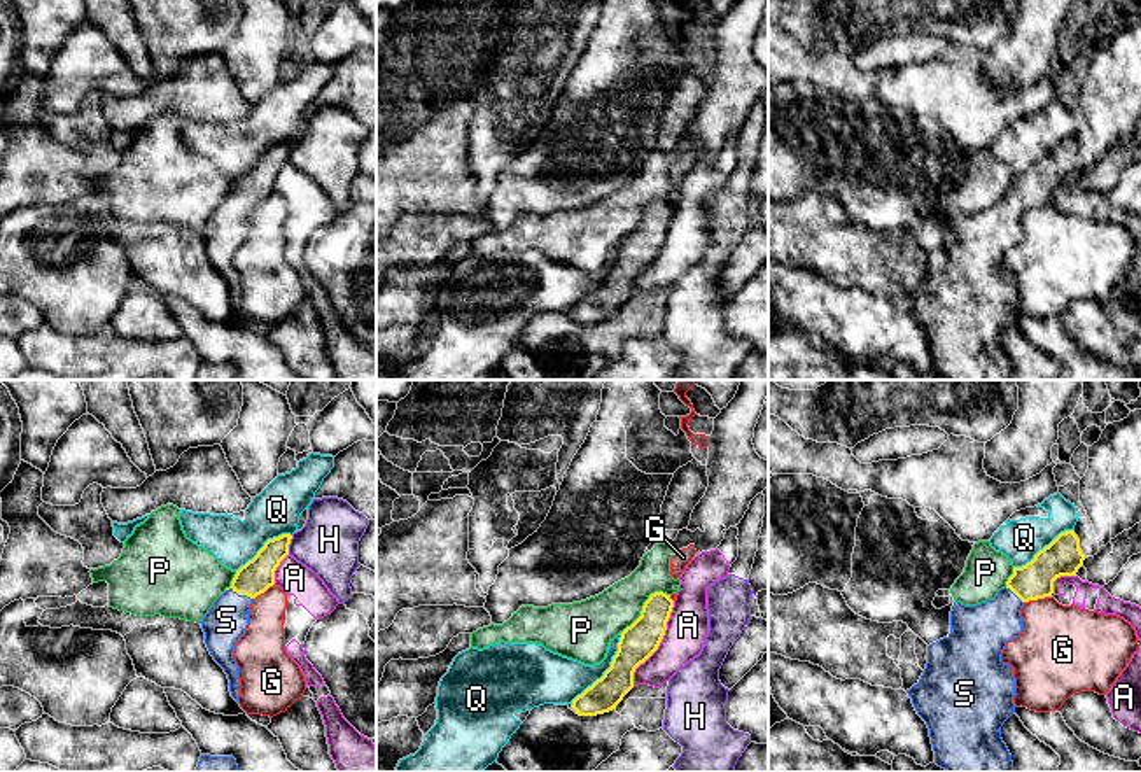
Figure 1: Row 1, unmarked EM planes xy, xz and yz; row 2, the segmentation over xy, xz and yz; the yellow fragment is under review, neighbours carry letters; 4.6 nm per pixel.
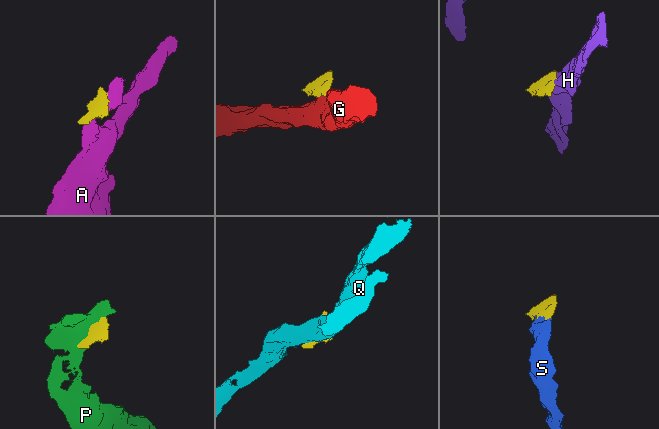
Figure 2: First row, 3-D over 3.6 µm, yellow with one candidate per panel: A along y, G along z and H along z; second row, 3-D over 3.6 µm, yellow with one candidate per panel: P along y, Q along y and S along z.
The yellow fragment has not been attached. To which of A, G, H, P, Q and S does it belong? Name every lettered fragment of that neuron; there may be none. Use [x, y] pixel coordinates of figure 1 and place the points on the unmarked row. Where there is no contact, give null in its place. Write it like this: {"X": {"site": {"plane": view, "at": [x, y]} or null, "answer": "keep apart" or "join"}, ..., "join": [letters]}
{"A": {"site": {"plane": "xz", "at": [660, 249]}, "answer": "keep apart"}, "G": {"site": {"plane": "yz", "at": [1036, 207]}, "answer": "keep apart"}, "H": {"site": {"plane": "xy", "at": [289, 151]}, "answer": "keep apart"}, "P": {"site": {"plane": "xz", "at": [644, 212]}, "answer": "keep apart"}, "Q": {"site": {"plane": "xz", "at": [608, 277]}, "answer": "keep apart"}, "S": {"site": {"plane": "xy", "at": [238, 202]}, "answer": "join"}, "join": ["S"]}

